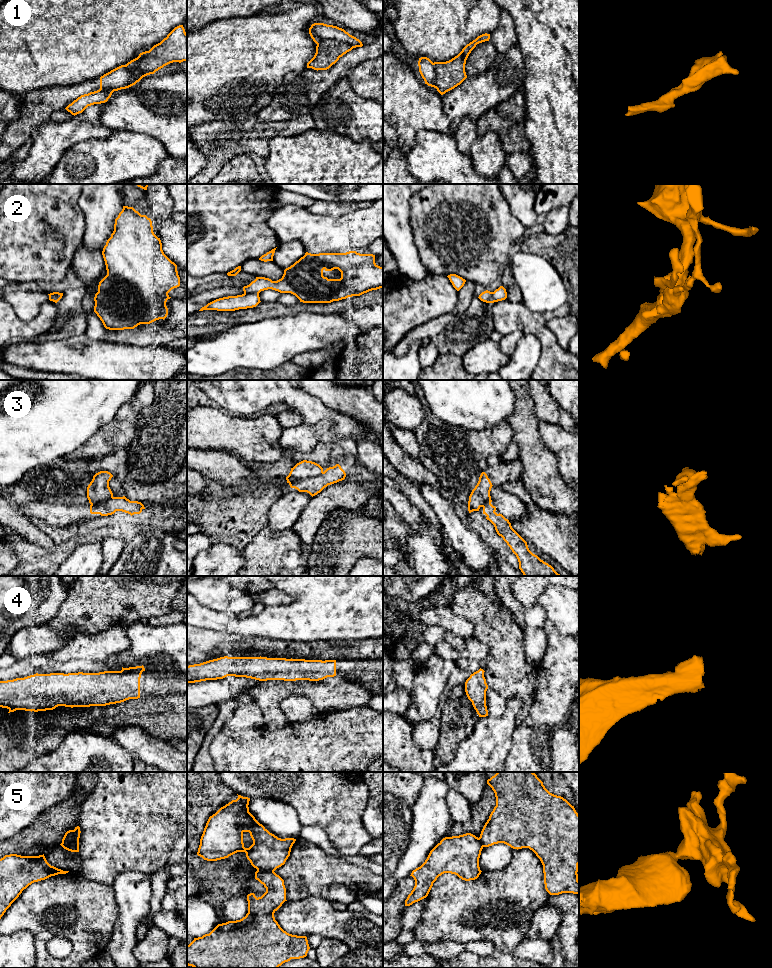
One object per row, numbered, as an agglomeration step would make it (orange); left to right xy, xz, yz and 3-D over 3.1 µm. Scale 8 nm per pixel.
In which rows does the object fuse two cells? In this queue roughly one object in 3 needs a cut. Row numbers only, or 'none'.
1, 2, 3, 5

